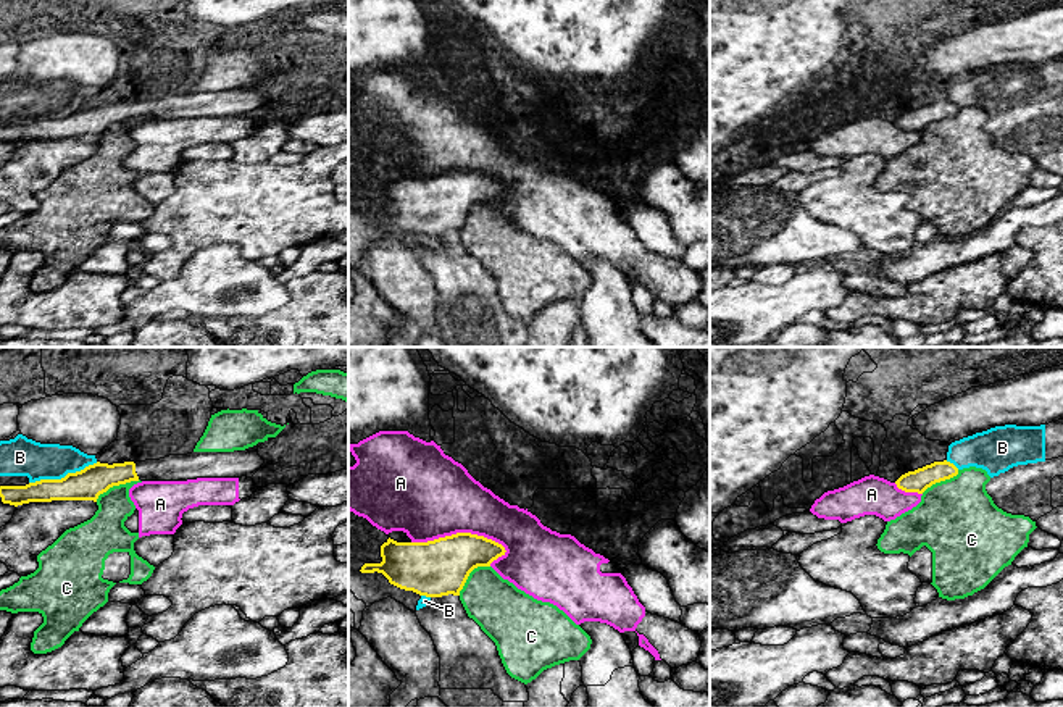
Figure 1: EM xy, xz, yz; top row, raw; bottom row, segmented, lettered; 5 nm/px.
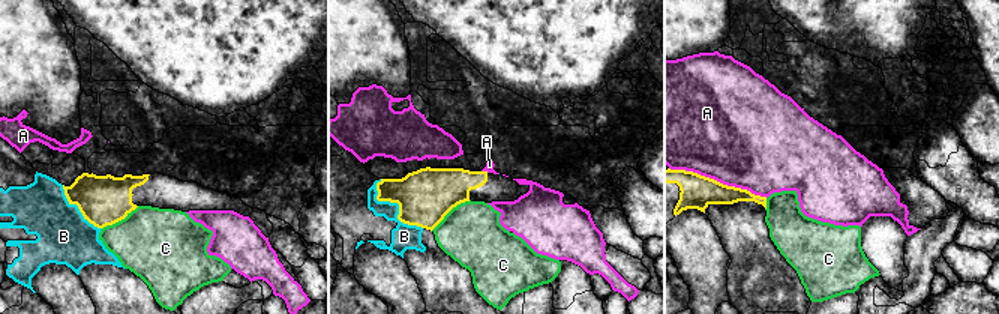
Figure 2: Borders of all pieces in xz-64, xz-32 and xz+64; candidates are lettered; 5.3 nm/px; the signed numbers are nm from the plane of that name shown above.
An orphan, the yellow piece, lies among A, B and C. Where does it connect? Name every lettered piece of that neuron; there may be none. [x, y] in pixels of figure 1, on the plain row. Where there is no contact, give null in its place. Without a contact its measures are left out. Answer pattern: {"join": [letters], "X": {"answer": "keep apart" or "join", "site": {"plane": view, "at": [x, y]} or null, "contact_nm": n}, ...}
{"join": [], "A": {"answer": "keep apart", "site": {"plane": "xz", "at": [460, 171]}, "contact_nm": 480}, "B": {"answer": "keep apart", "site": {"plane": "xy", "at": [65, 115]}, "contact_nm": 360}, "C": {"answer": "keep apart", "site": {"plane": "xy", "at": [116, 123]}, "contact_nm": 240}}

